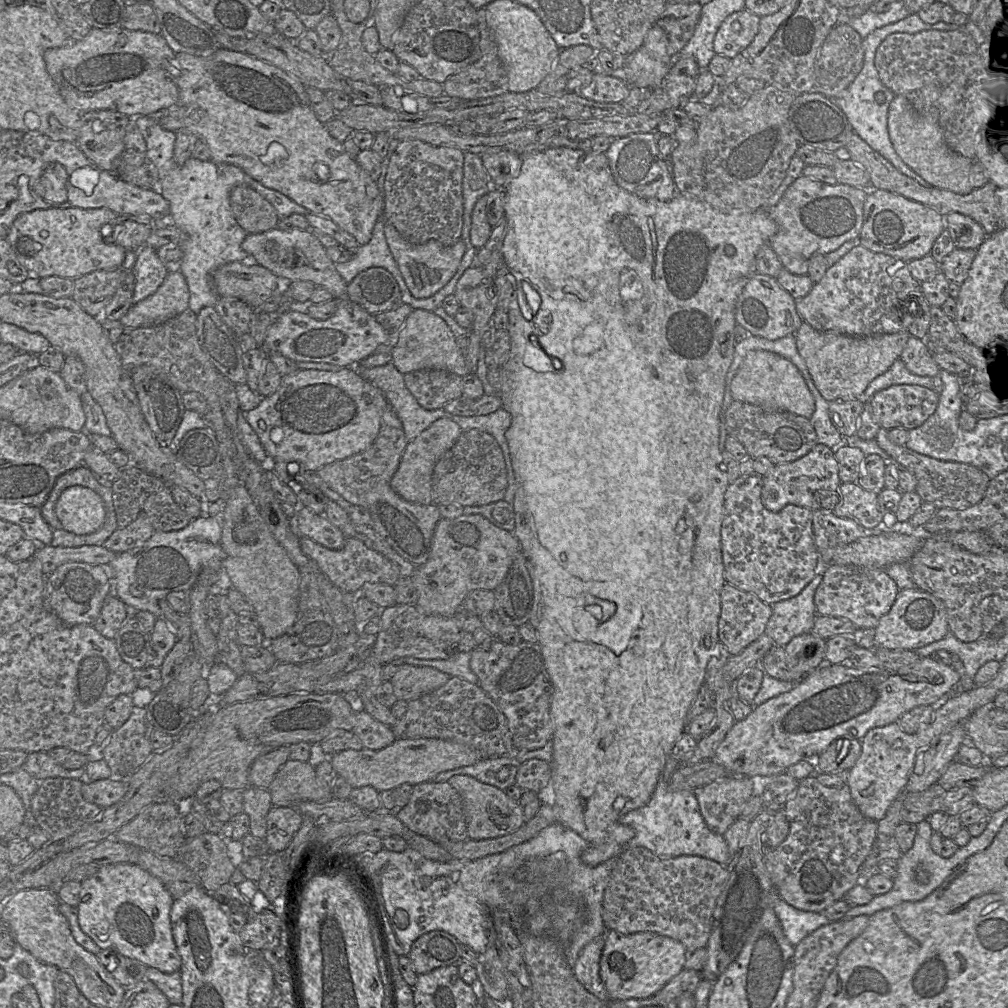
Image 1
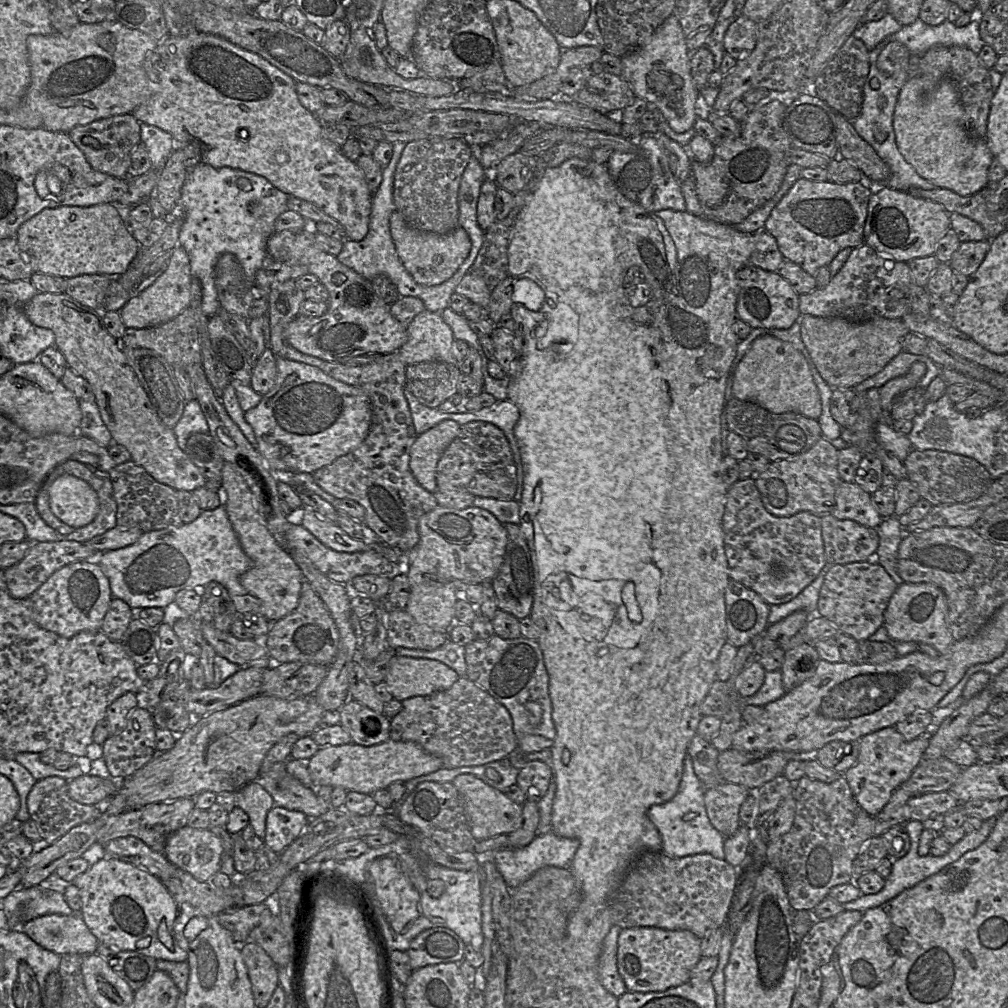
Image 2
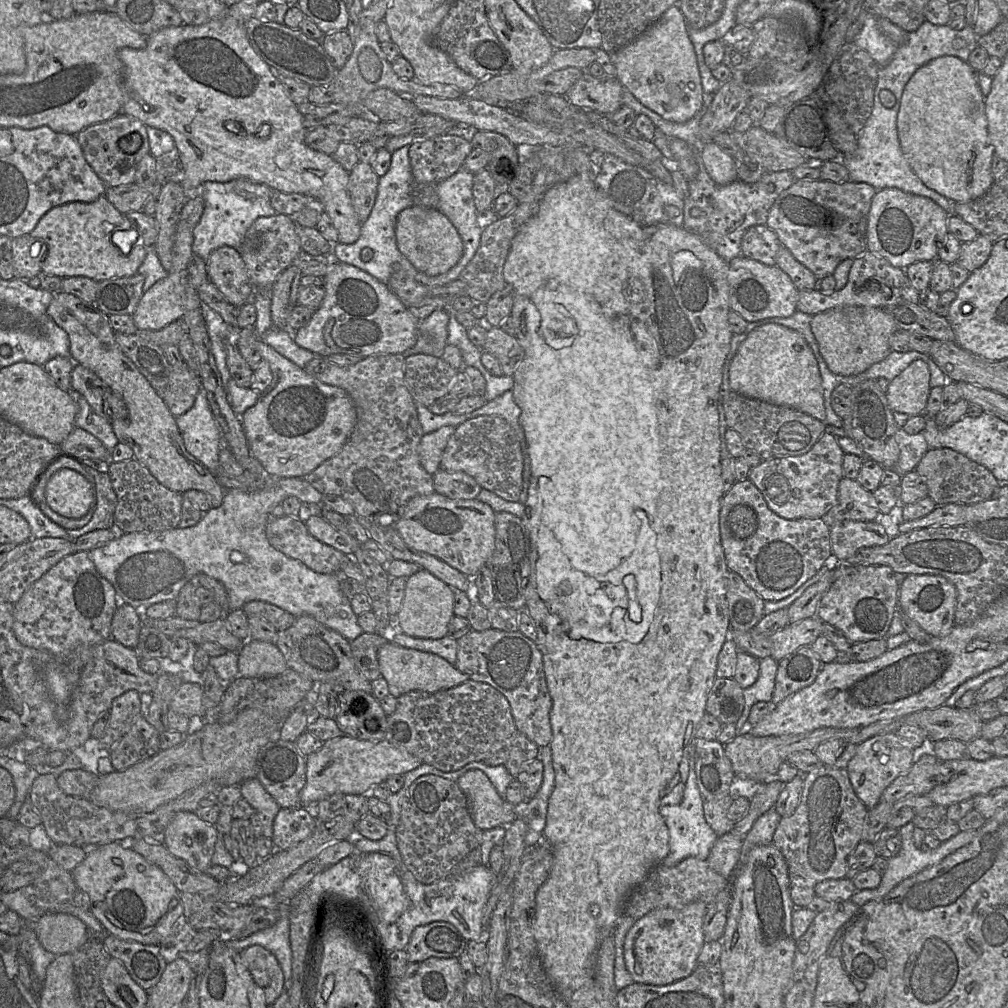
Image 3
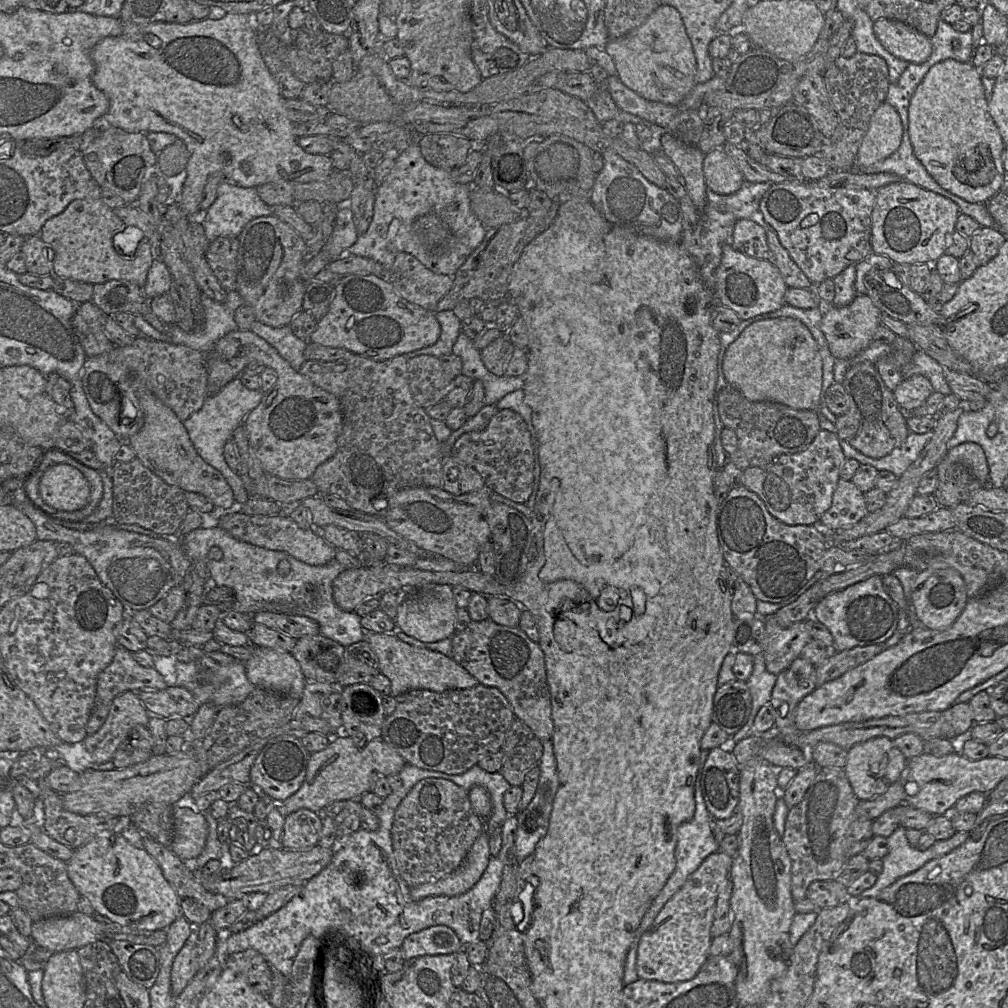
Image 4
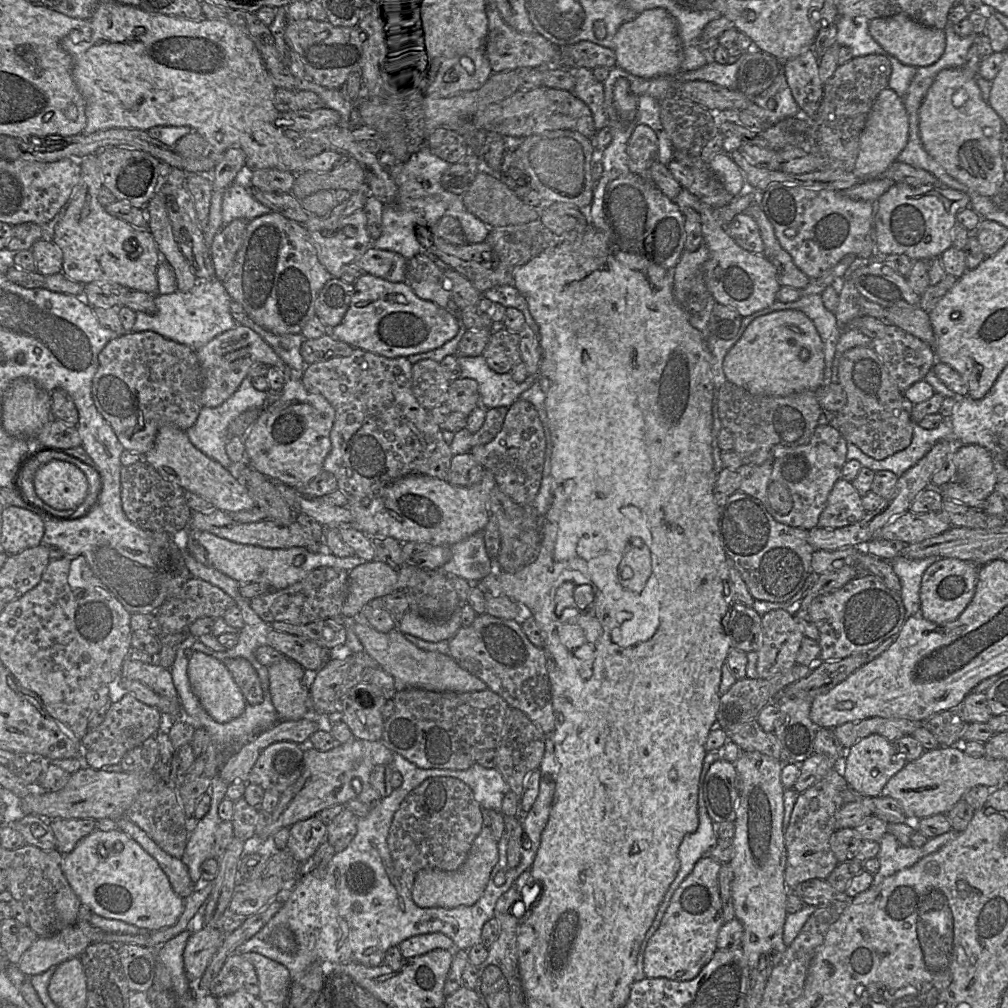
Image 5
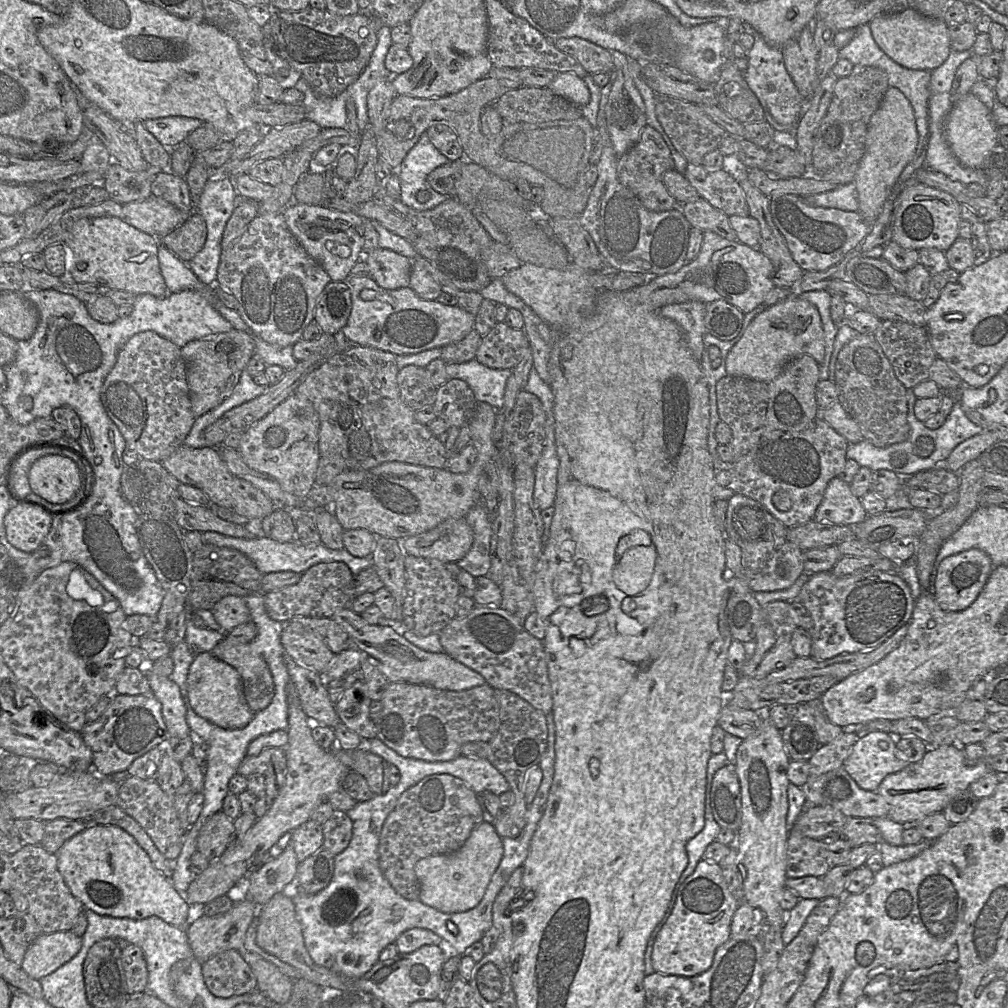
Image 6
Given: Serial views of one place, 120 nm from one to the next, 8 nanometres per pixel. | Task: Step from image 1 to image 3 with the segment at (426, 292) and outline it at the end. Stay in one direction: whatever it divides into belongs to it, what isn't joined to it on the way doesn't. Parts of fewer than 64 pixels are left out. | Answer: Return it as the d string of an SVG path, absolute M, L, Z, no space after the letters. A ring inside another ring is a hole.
M412 206L402 210L395 226L396 244L402 255L419 271L428 276L448 272L461 260L464 245L450 219L437 208Z

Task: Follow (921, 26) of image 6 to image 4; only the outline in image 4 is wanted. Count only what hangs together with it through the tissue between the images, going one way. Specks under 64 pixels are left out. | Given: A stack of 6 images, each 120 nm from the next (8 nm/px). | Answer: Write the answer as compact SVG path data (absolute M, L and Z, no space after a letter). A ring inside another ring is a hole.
M880 18L874 21L873 30L877 39L887 51L909 63L923 63L932 53L930 38L899 20Z

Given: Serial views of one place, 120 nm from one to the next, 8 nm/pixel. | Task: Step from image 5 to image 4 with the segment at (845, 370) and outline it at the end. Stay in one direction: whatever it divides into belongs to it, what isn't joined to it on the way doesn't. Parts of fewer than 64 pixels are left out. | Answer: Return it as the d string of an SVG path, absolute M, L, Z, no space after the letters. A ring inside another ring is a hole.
M861 362L852 366L842 384L849 398L849 408L835 423L840 441L845 440L865 456L875 459L883 458L901 446L910 433L907 419L901 414L893 391L885 385L876 365Z

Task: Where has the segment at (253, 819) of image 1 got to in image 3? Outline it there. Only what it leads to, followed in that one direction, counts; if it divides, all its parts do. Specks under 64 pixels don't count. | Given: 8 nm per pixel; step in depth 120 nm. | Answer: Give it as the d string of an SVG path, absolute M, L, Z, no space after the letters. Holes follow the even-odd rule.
M256 777L245 780L240 788L242 798L260 814L262 835L272 838L273 822L281 807Z

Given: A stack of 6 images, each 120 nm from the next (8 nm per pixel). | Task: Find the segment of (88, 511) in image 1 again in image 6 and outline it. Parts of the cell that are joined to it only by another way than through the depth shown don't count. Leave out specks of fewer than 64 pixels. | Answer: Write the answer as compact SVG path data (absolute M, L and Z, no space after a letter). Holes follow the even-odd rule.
M52 454L38 458L28 474L32 491L52 504L71 500L82 484L82 473L70 458Z

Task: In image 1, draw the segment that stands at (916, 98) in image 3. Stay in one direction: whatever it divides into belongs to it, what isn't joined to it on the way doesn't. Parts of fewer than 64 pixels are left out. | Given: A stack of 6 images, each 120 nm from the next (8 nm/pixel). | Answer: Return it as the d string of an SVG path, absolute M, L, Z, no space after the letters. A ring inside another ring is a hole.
M895 95L887 113L889 139L902 161L929 186L965 195L974 190L971 169L975 161L949 148L936 117L922 116L902 95Z

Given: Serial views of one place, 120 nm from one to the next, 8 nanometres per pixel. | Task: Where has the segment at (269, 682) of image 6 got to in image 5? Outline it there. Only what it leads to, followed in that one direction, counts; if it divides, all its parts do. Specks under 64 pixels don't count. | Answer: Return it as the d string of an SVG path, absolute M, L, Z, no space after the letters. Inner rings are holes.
M229 658L222 660L239 686L245 701L250 705L263 702L263 690L258 673L245 658Z

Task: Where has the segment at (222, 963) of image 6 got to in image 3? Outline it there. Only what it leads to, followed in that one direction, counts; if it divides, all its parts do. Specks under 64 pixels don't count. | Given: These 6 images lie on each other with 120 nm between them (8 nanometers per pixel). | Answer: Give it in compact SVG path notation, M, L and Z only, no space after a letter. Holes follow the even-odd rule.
M251 945L239 954L254 982L263 990L266 1003L272 1005L285 990L283 972L277 958L260 945Z

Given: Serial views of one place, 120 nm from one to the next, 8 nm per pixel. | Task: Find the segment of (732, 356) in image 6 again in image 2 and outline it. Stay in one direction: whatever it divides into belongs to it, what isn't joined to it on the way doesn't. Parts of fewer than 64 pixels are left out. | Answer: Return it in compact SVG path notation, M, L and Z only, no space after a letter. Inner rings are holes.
M772 335L756 338L733 375L733 396L742 401L753 402L775 413L799 413L818 419L822 412L821 397L808 362L791 343Z

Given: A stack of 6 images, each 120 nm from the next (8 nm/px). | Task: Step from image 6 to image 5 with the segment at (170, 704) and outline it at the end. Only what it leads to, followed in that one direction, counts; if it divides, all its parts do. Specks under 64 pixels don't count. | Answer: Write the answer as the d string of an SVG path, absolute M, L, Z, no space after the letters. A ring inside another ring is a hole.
M127 657L122 665L121 678L140 681L159 695L179 699L171 671L157 662L143 663Z

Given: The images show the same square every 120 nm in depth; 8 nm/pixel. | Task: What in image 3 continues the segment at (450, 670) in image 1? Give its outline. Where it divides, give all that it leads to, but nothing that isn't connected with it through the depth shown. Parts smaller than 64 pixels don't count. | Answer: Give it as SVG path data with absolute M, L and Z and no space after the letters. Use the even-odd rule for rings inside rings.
M395 629L391 632L391 641L405 648L436 654L455 666L458 645L457 640L450 636L440 639L416 638Z

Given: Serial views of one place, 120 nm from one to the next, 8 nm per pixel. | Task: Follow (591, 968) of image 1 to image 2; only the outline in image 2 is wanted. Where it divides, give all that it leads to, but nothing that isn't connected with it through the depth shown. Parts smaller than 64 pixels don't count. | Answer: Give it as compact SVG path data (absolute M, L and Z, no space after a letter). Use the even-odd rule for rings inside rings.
M612 925L604 939L598 964L598 974L601 984L615 997L622 996L627 987L617 967L618 938L623 929Z

